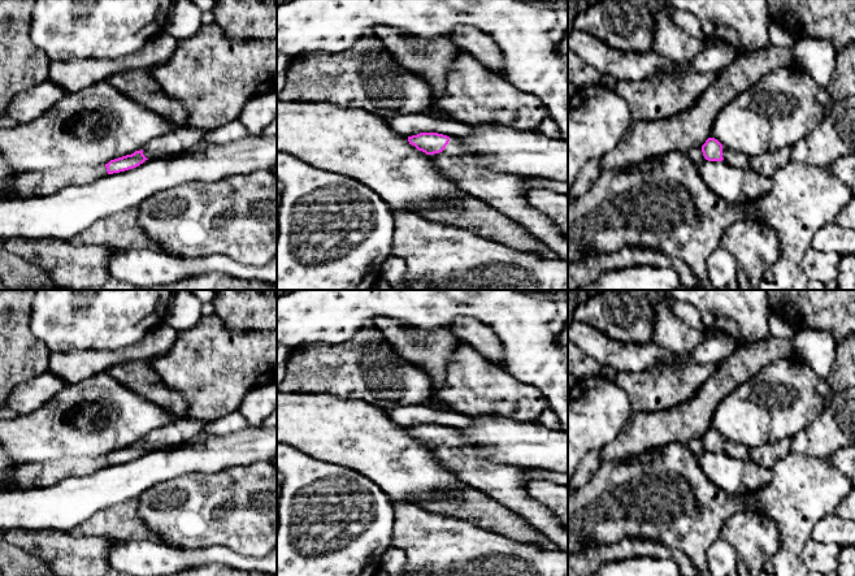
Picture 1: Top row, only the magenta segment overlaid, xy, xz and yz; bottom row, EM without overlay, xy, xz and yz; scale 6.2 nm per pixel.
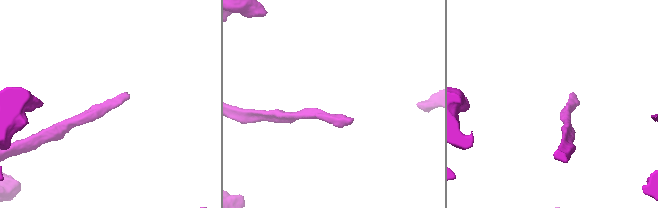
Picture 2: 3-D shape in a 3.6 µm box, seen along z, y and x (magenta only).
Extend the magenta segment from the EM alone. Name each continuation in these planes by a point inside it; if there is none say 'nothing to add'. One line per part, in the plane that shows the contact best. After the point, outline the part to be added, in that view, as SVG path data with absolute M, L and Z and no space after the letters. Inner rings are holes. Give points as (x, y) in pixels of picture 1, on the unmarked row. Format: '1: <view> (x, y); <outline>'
1: xz (504, 483); M455 428L450 429L448 436L442 443L431 446L431 452L444 467L456 473L464 485L482 491L487 497L513 511L529 525L546 534L559 550L568 554L568 530L561 525L560 520L551 510L529 495L526 485L524 484L524 468L512 464L494 463L477 456L472 450L472 445L463 441Z

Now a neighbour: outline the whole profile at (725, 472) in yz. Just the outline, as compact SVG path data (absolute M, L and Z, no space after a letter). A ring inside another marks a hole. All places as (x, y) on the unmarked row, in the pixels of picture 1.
M702 451L698 455L702 472L717 488L729 495L743 489L742 477L745 462L722 452Z

